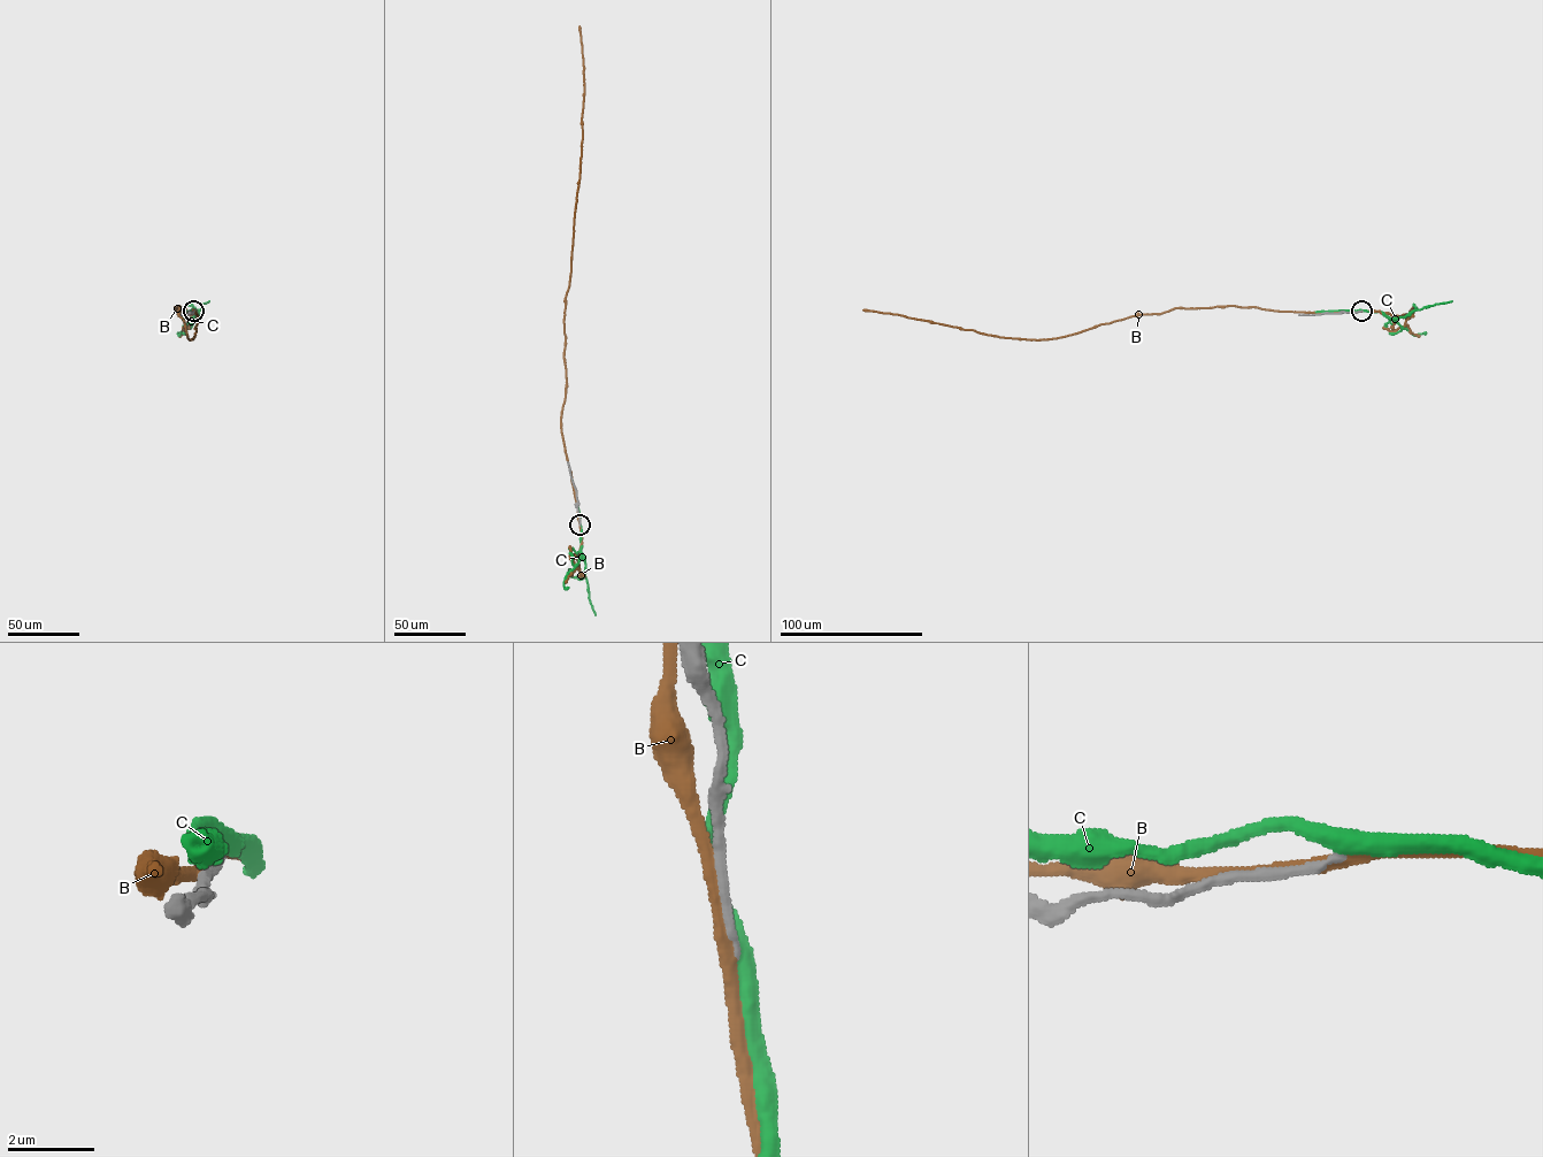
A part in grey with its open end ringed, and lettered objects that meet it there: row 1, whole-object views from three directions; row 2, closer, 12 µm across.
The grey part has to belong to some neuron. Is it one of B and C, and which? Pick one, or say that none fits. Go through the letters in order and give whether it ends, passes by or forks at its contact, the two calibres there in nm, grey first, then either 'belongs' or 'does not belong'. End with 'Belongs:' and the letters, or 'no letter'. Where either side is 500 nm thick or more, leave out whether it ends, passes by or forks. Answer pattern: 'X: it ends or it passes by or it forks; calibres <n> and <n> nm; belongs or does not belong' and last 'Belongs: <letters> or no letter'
B: it passes by; calibres 240 and 320 nm; does not belong
C: it passes by; calibres 190 and 440 nm; does not belong
Belongs: no letter

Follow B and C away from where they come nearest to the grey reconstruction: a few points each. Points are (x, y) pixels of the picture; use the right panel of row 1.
B: (1360, 311), (1280, 311), (1234, 305), (1176, 308), (1102, 323), (1057, 338), (1028, 339), (862, 309)
C: (1361, 311), (1380, 311), (1398, 318), (1452, 300)

